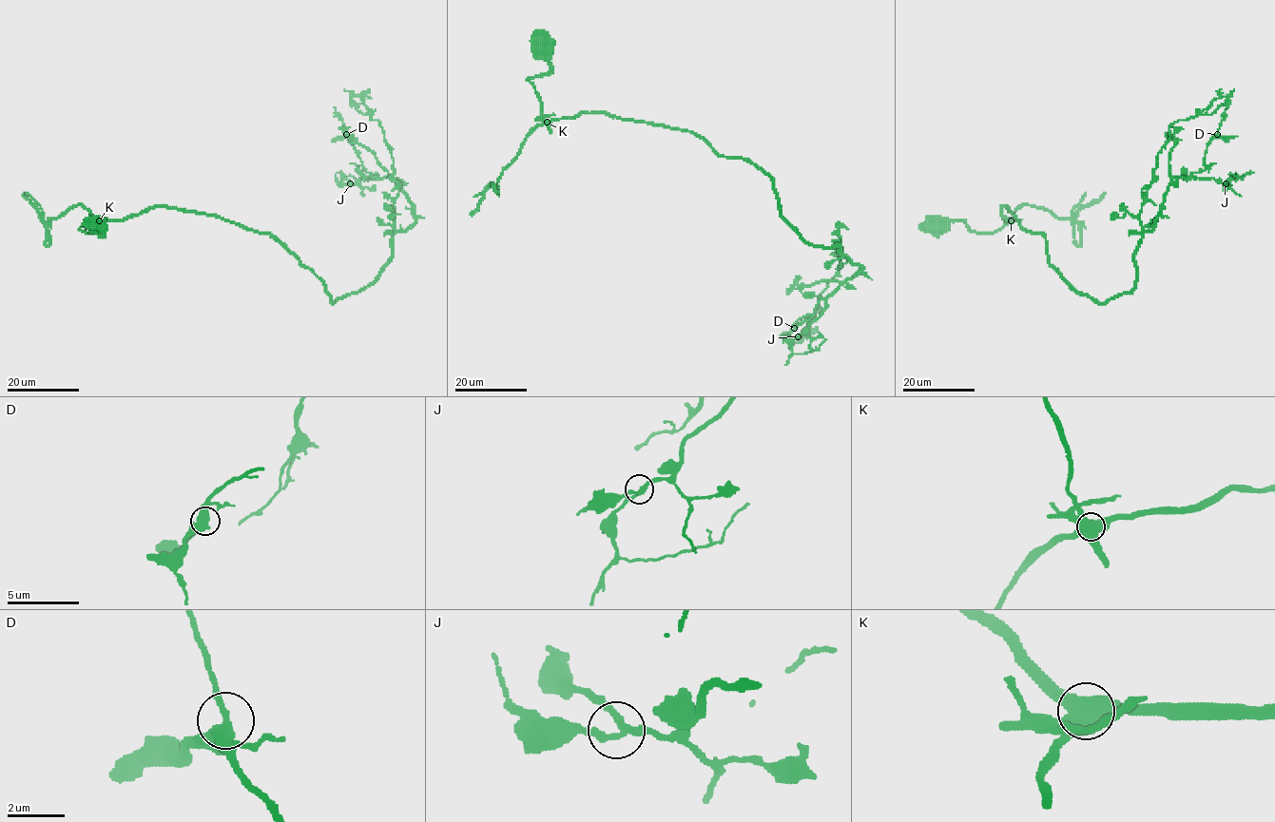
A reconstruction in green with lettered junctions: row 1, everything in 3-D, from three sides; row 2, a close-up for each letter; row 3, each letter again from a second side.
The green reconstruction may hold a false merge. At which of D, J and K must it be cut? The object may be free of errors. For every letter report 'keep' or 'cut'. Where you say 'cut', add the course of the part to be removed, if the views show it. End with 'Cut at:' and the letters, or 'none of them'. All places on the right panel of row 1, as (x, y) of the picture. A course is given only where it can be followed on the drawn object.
D: keep
J: keep
K: cut | (1011, 219), (1001, 207), (1106, 303), (1133, 288), (1172, 178), (1244, 176), (1228, 174)
Cut at: K

